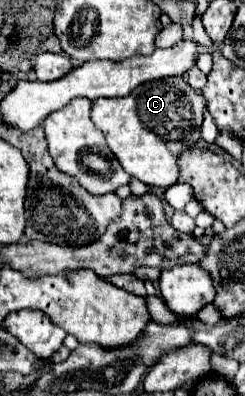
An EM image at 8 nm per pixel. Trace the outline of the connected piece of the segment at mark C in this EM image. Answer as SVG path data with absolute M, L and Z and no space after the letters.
M168 77L144 83L120 99L96 99L90 119L104 133L124 171L150 187L166 189L178 179L176 157L180 151L200 141L204 107L202 93L194 91L182 77Z

